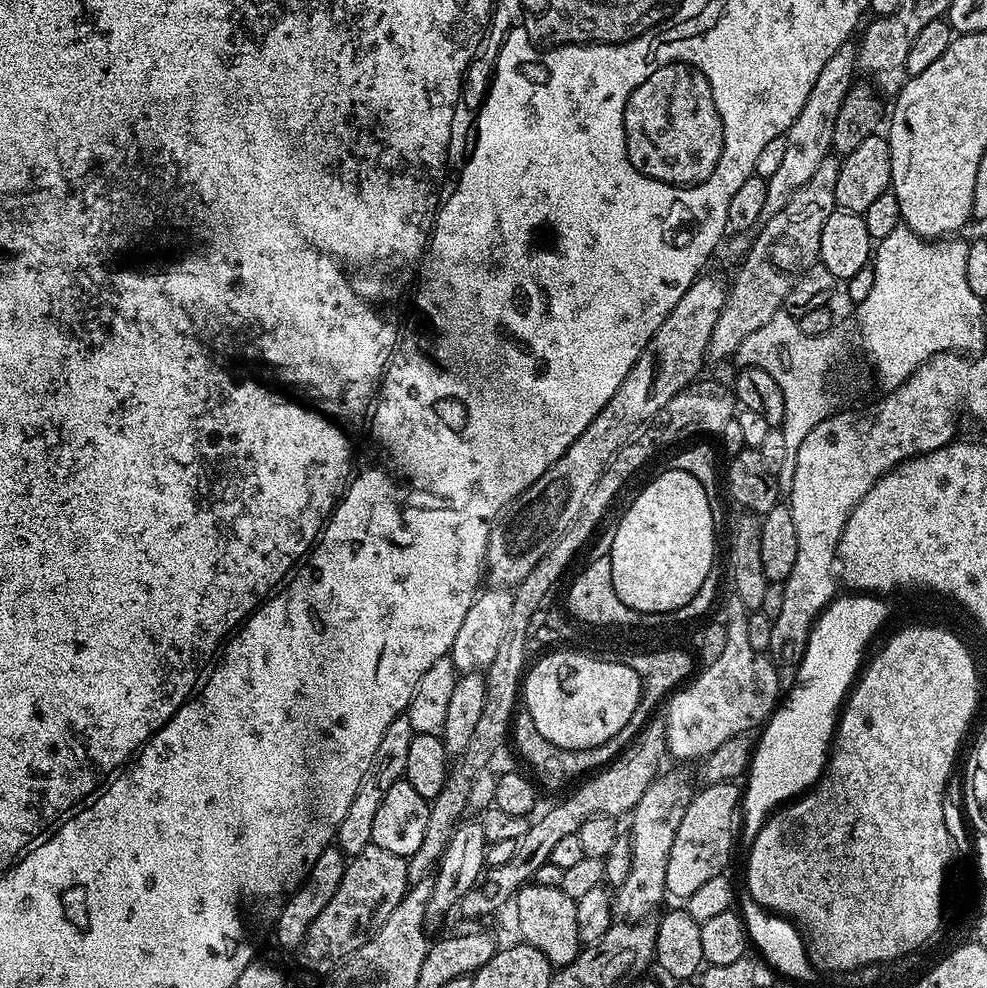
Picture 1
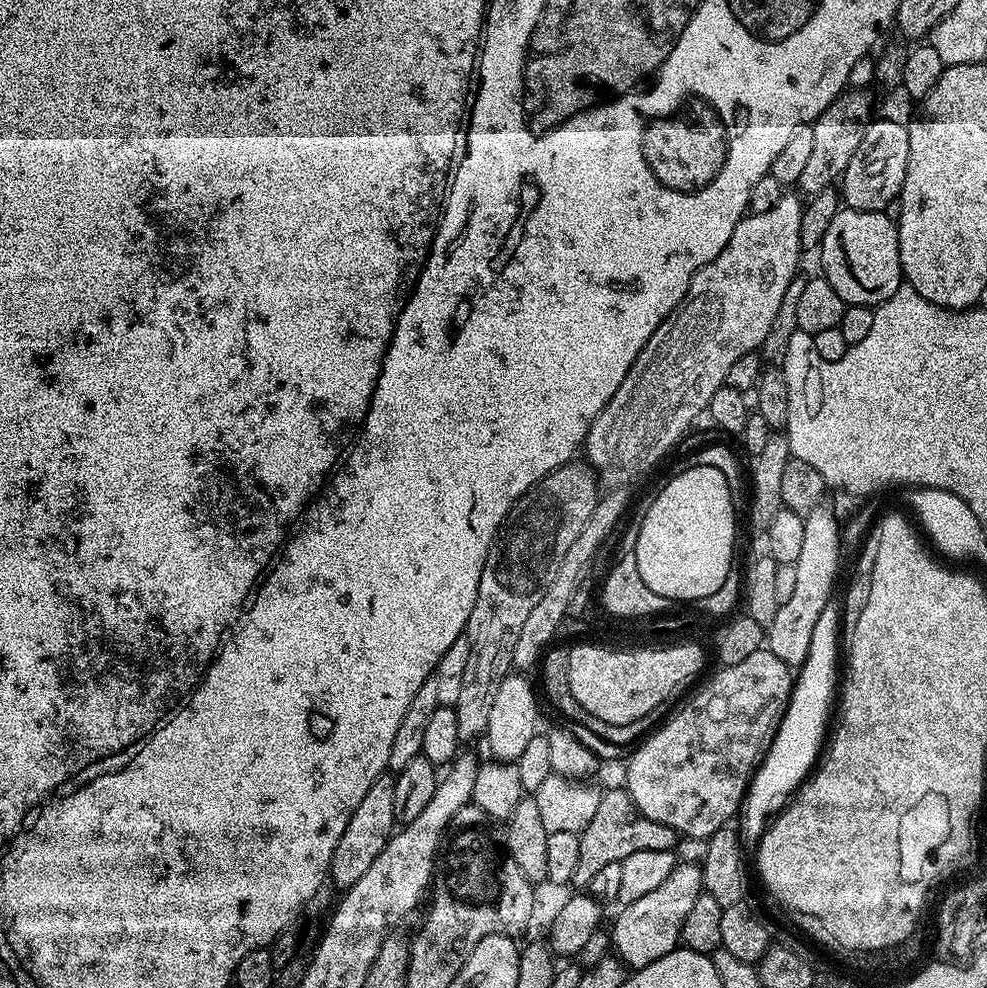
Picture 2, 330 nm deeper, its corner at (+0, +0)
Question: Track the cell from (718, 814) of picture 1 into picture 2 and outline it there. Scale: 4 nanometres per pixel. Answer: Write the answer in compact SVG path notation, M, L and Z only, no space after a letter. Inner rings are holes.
M677 863L676 869L658 886L658 890L652 890L643 898L638 898L638 902L630 902L623 905L616 916L616 921L610 924L612 934L612 948L615 955L623 960L629 969L645 968L650 966L650 962L658 962L666 954L670 954L681 943L680 935L682 934L682 922L686 922L686 914L694 906L694 901L700 897L704 891L704 874L699 863L684 864Z

